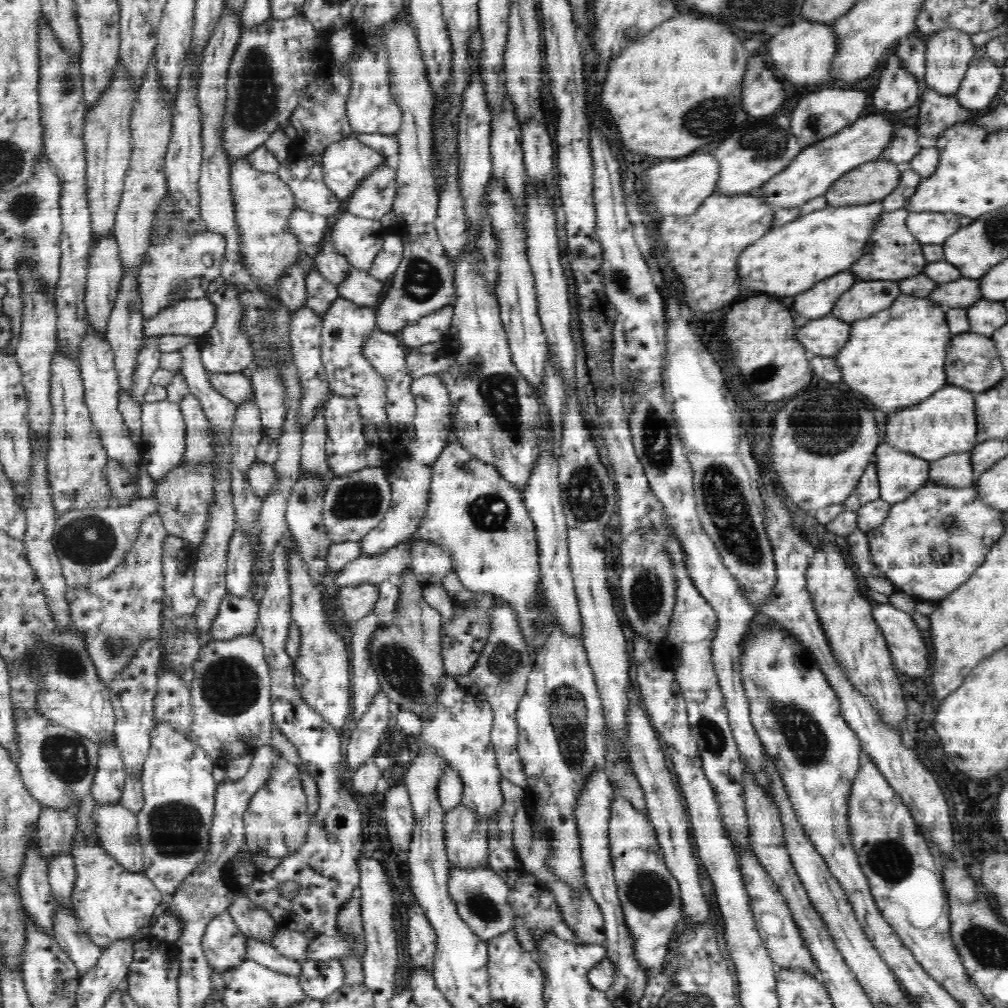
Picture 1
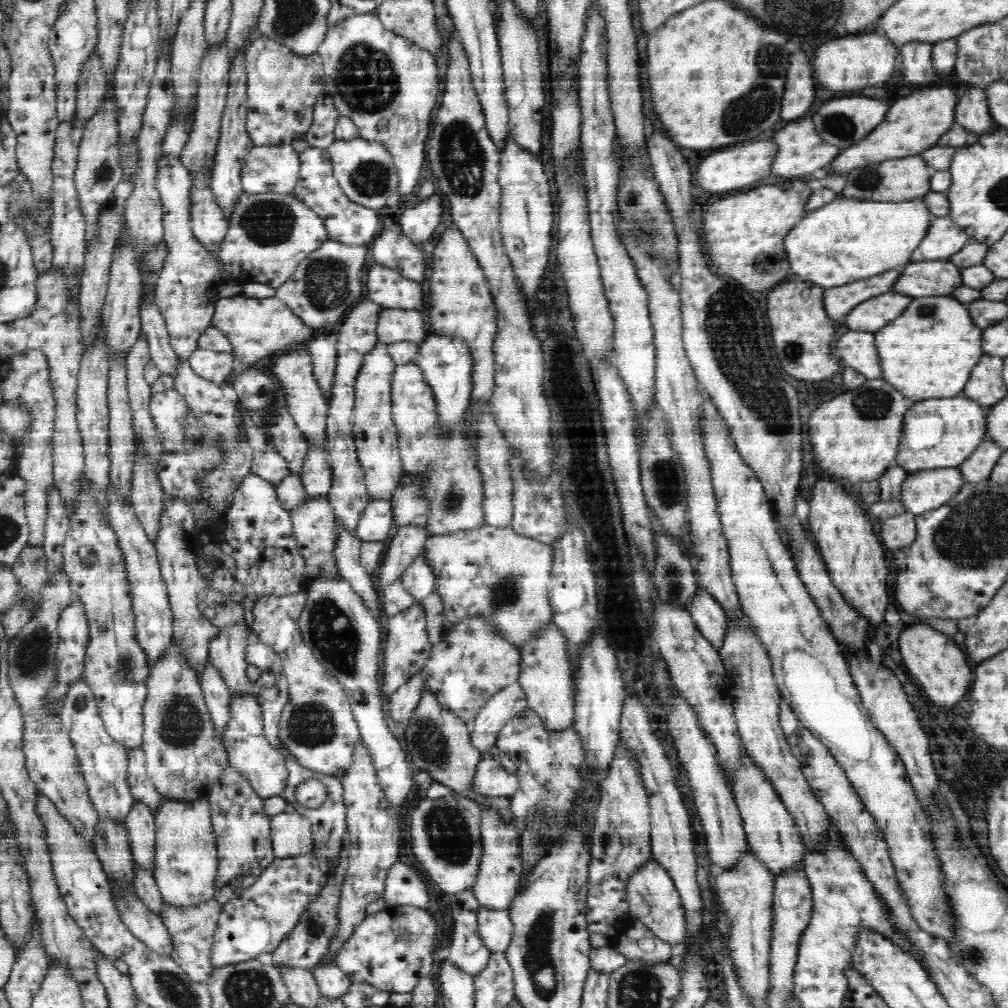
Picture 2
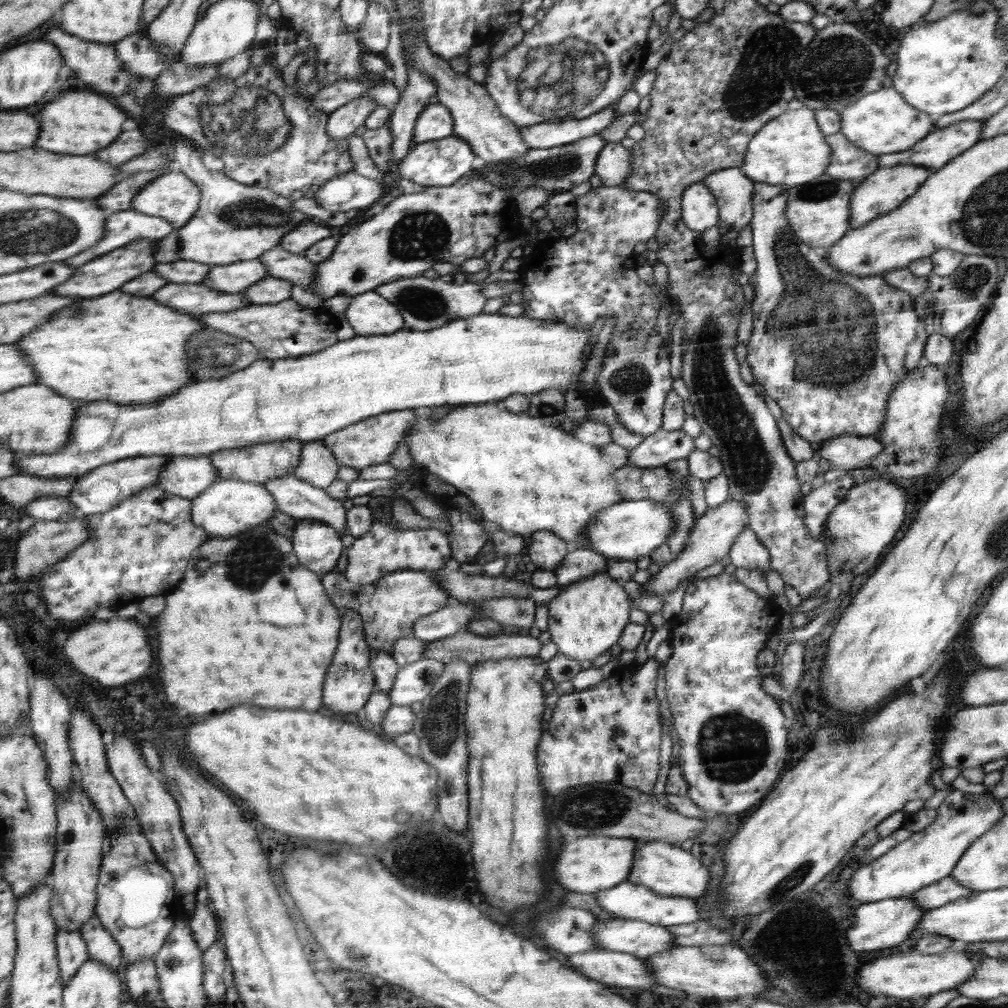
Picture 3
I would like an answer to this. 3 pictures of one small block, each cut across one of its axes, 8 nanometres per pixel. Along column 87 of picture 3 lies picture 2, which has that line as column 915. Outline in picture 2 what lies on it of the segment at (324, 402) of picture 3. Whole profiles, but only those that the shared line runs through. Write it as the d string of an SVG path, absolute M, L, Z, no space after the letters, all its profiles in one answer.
M965 396L918 401L905 419L896 466L909 473L948 469L968 461L987 439L985 410Z

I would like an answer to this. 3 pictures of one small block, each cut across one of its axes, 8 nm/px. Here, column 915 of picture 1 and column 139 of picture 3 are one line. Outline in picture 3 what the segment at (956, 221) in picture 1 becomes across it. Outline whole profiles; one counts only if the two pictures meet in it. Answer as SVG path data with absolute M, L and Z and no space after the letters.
M136 209L115 212L108 218L108 232L106 232L104 242L86 250L88 254L80 254L80 258L76 258L76 262L68 262L68 264L80 268L80 266L92 262L94 258L100 257L100 254L105 255L118 250L118 248L124 248L140 237L154 240L165 239L174 230L176 230L174 222L170 222L164 216L152 216Z

